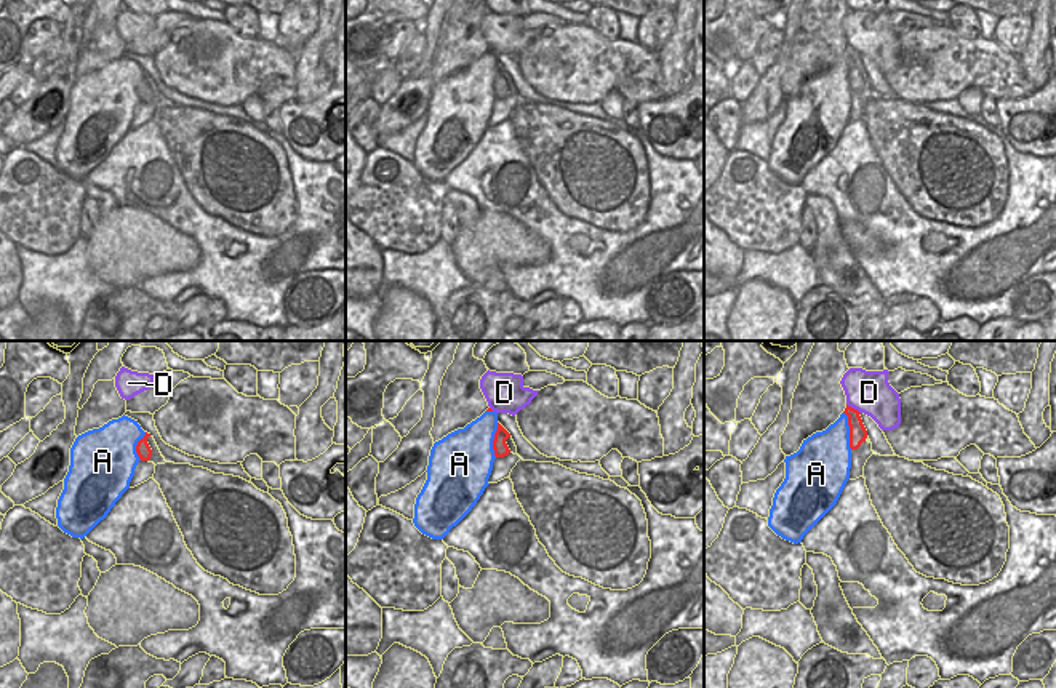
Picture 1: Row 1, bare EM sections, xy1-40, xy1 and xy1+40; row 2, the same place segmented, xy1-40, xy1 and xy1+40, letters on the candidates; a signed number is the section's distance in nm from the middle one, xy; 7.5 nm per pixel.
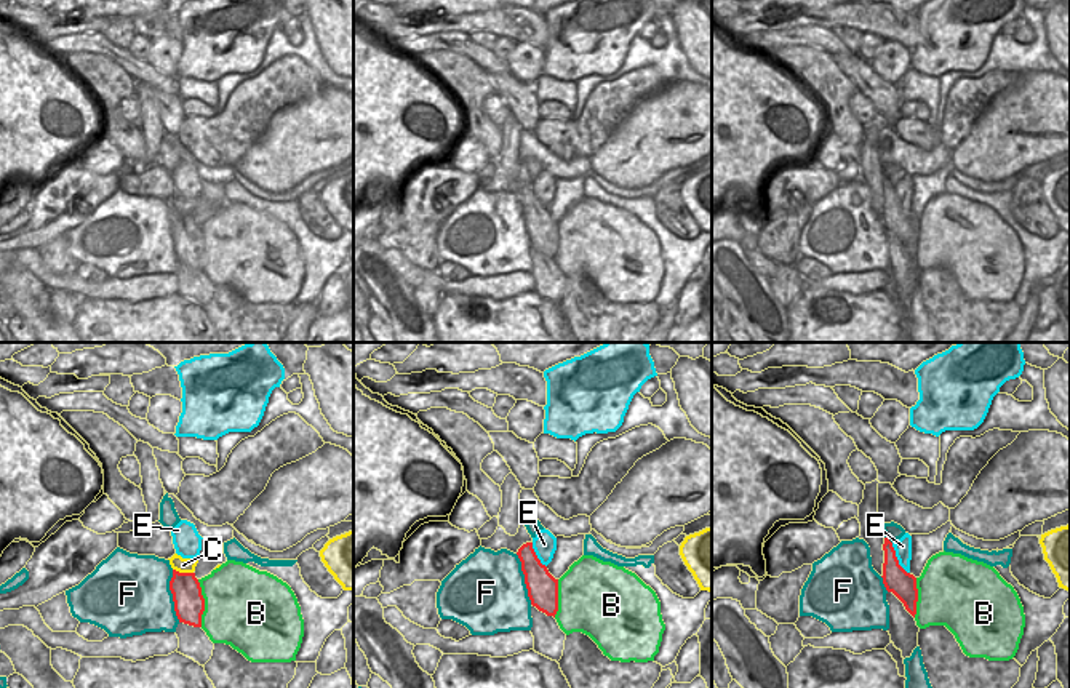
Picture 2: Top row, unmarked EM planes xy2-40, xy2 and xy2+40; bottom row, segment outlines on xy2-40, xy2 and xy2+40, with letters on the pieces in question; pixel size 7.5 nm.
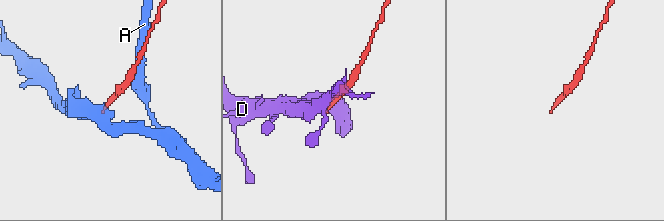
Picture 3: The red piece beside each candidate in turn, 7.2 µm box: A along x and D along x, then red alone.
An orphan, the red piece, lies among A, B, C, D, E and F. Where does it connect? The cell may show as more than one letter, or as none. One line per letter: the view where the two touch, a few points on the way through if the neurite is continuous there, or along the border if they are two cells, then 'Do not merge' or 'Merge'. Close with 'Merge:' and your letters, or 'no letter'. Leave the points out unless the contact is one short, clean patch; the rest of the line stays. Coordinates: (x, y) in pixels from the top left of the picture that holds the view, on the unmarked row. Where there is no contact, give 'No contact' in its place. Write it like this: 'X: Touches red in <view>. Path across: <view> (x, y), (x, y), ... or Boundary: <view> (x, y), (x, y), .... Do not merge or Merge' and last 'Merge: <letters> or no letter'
A: Touches red in xy1+40. Boundary: xy1+40 (844, 53), (848, 63), (848, 87), (852, 90). Do not merge
B: Touches red in xy2-40. Do not merge
C: Touches red in xy2-40. Boundary: xy2-40 (173, 210), (192, 215). Do not merge
D: Touches red in xy1+40. Boundary: xy1+40 (847, 45), (860, 55). Do not merge
E: Touches red in xy2+40. Boundary: xy2+40 (891, 184), (898, 204), (909, 215). Do not merge
F: Touches red in xy2-40. Do not merge
Merge: no letter

